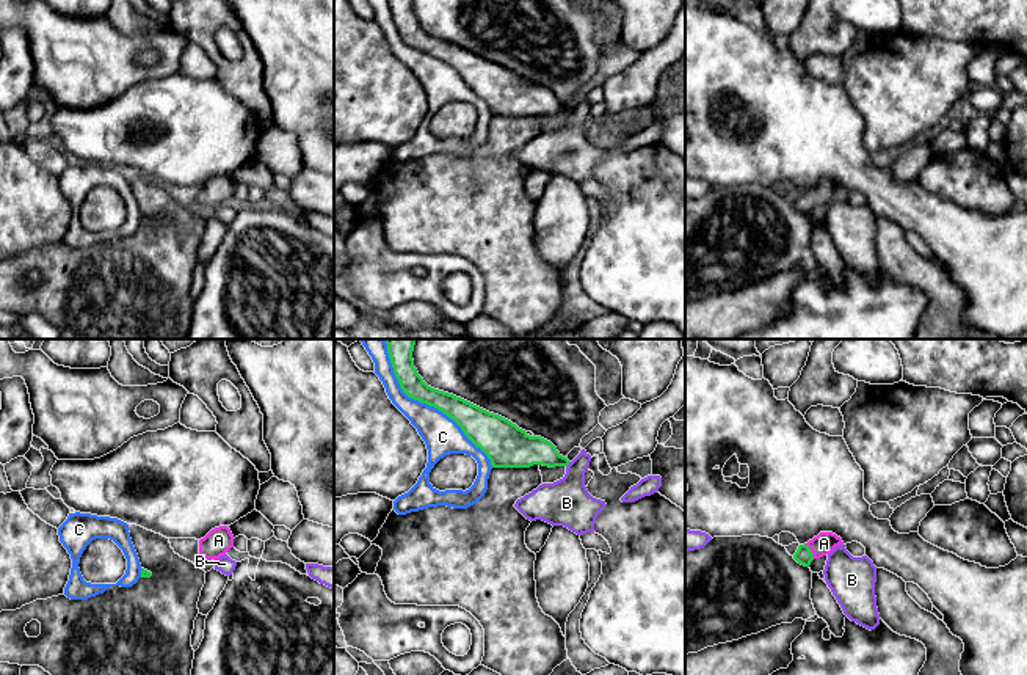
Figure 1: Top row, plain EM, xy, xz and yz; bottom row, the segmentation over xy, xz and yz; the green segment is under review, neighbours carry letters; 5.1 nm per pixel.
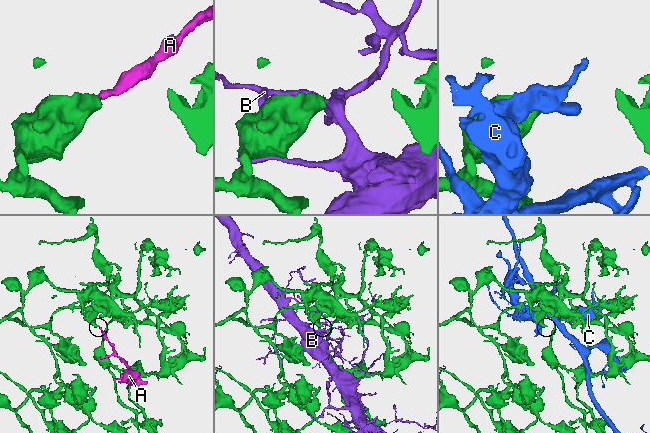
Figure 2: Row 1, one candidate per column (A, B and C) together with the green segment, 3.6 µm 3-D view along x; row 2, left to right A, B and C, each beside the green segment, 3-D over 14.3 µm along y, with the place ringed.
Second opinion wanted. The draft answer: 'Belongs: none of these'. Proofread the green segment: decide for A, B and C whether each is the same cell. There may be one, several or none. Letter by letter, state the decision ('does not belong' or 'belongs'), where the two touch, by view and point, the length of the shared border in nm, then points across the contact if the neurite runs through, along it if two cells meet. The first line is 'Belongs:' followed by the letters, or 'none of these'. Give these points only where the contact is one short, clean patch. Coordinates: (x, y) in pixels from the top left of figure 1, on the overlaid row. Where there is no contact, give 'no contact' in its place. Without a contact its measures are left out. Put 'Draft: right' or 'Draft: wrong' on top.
Draft: wrong
Belongs: A
A: belongs; contact yz (811, 551); length 90 nm; way yz (803, 554), (811, 551), (823, 543)
B: does not belong; contact xz (568, 463); length 30 nm
C: does not belong; contact xz (425, 402); length 850 nm

